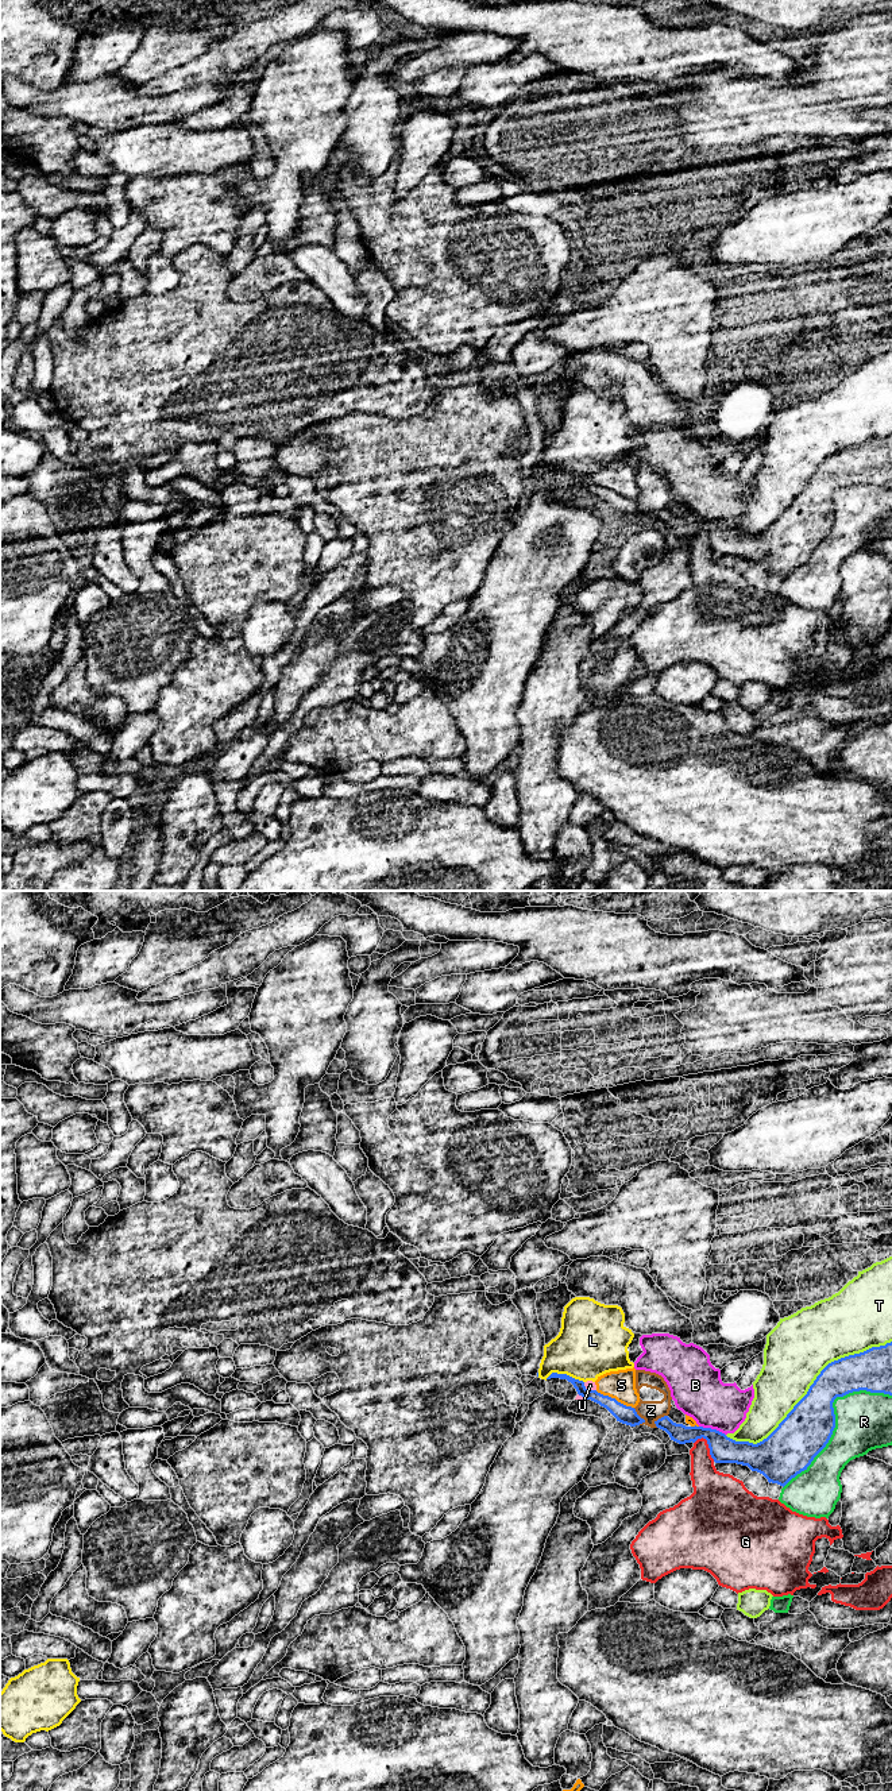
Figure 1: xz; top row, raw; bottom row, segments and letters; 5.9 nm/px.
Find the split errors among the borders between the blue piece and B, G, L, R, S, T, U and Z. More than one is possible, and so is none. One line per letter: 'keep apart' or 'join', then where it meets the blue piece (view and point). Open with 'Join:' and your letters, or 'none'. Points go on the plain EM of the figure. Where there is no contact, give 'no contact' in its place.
Join: none
B: keep apart | xz (713, 522)
G: keep apart | xz (709, 540)
L: keep apart | xz (564, 467)
R: keep apart | xz (834, 510)
S: keep apart | xz (614, 491)
T: keep apart | xz (809, 483)
U: keep apart | xz (587, 482)
Z: keep apart | xz (638, 509)

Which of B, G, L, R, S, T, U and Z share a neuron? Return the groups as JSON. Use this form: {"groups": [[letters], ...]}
{"groups": [["B"], ["G"], ["L"], ["R"], ["S", "U"], ["T"], ["Z"]]}

